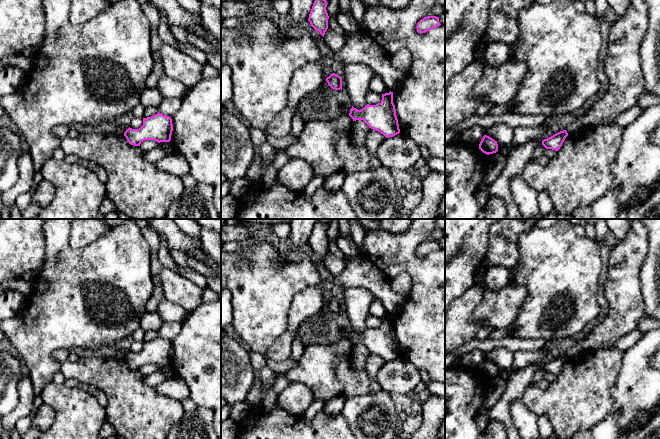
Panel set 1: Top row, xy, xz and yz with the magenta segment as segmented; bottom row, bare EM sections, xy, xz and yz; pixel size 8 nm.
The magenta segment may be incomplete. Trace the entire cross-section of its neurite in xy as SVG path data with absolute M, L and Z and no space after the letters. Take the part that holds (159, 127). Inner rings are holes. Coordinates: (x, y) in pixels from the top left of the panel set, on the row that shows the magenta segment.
M157 113L151 117L143 118L143 125L139 129L128 128L124 136L129 144L140 146L145 140L170 142L173 131L172 119L169 116Z

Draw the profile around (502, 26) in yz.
M492 0L485 38L487 42L511 45L519 36L519 12L535 0Z

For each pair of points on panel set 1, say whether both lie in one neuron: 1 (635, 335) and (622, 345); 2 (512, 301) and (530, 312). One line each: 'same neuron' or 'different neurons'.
1: same neuron
2: different neurons

